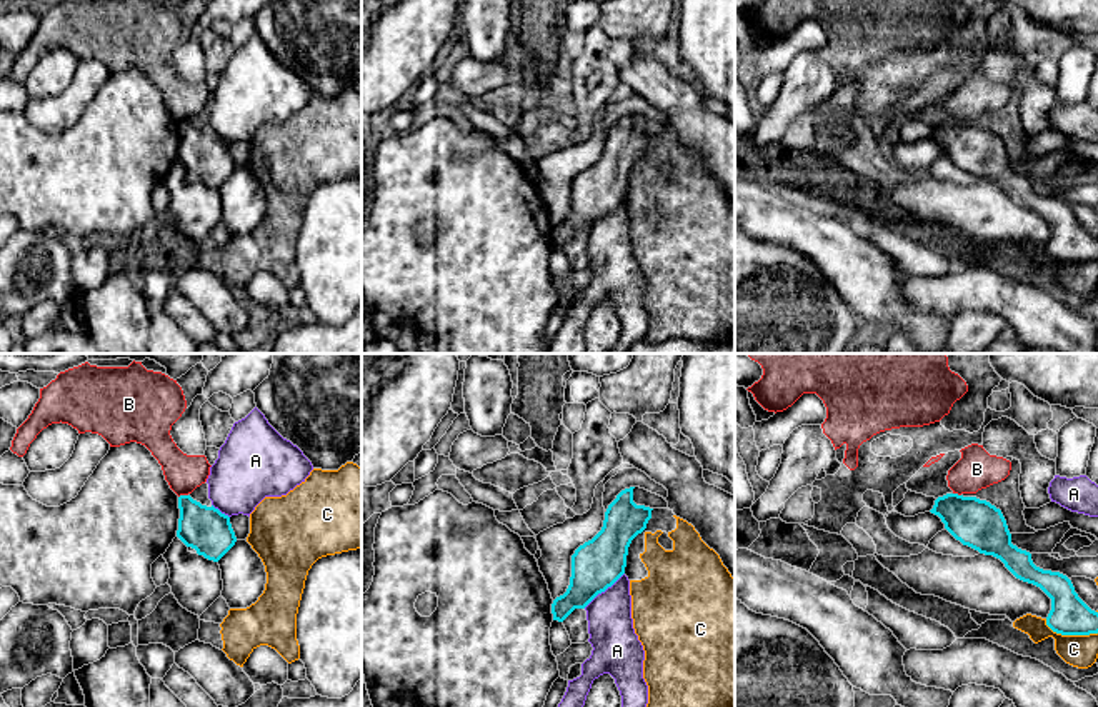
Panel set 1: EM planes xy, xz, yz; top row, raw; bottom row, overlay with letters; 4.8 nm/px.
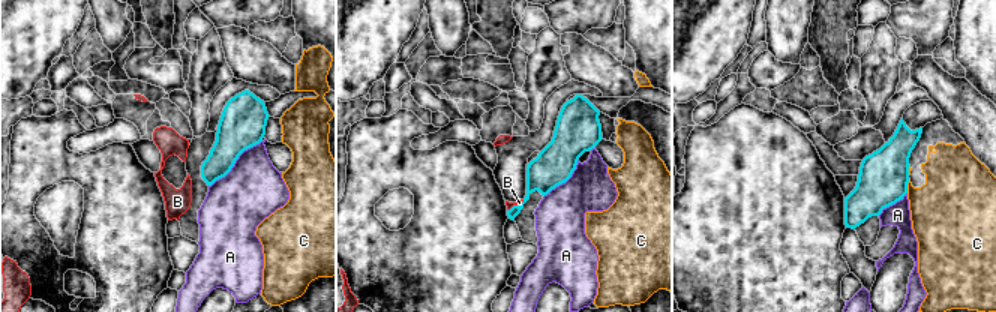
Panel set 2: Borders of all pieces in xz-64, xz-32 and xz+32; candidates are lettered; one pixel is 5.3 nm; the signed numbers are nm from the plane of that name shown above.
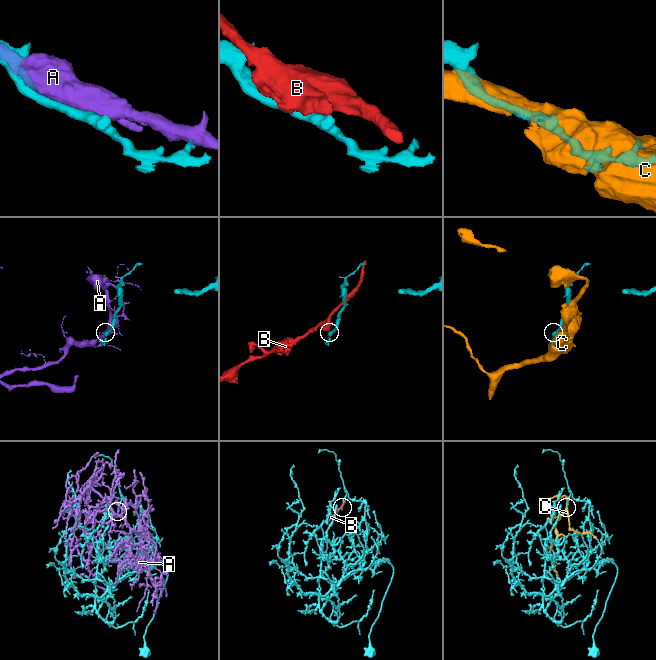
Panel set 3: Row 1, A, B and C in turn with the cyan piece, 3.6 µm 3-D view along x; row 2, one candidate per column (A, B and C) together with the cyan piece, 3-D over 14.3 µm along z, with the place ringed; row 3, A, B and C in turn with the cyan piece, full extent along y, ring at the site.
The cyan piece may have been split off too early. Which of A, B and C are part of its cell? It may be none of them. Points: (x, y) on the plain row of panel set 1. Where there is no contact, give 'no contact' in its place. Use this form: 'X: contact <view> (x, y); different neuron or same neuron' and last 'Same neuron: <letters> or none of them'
A: contact xz (603, 217); different neuron
B: contact xy (182, 122); different neuron
C: contact yz (1070, 260); different neuron
Same neuron: none of them

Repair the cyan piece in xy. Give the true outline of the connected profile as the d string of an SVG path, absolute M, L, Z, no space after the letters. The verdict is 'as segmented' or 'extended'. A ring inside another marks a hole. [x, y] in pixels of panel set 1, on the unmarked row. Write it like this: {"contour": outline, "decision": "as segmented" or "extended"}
{"contour": "M190 122L178 123L177 163L208 187L218 188L237 168L230 143L218 135L202 132Z", "decision": "as segmented"}

